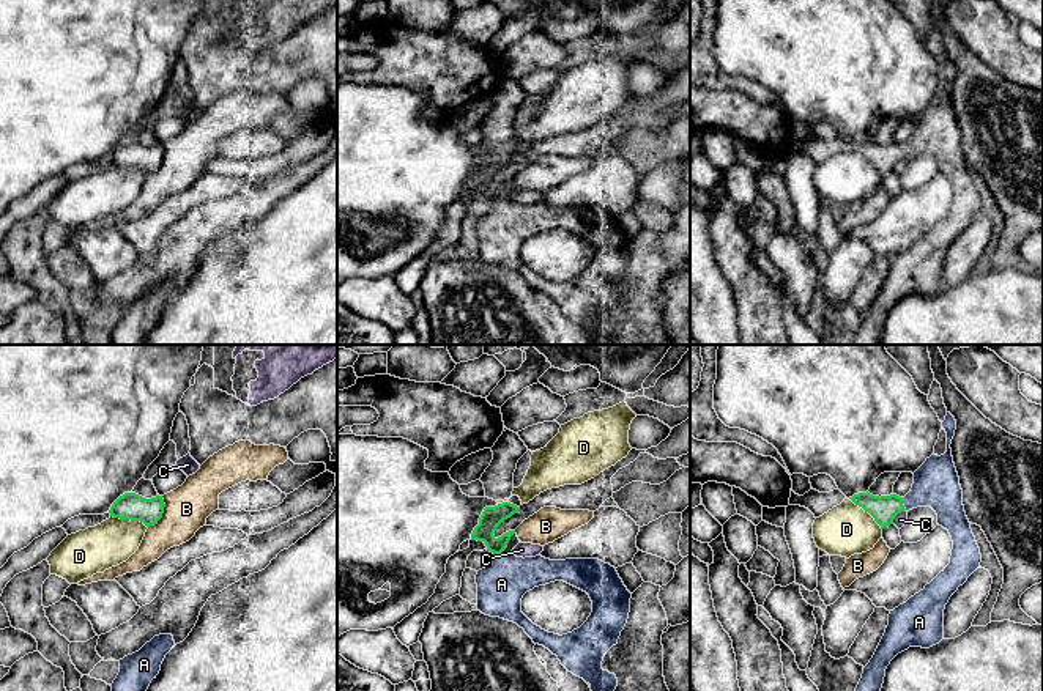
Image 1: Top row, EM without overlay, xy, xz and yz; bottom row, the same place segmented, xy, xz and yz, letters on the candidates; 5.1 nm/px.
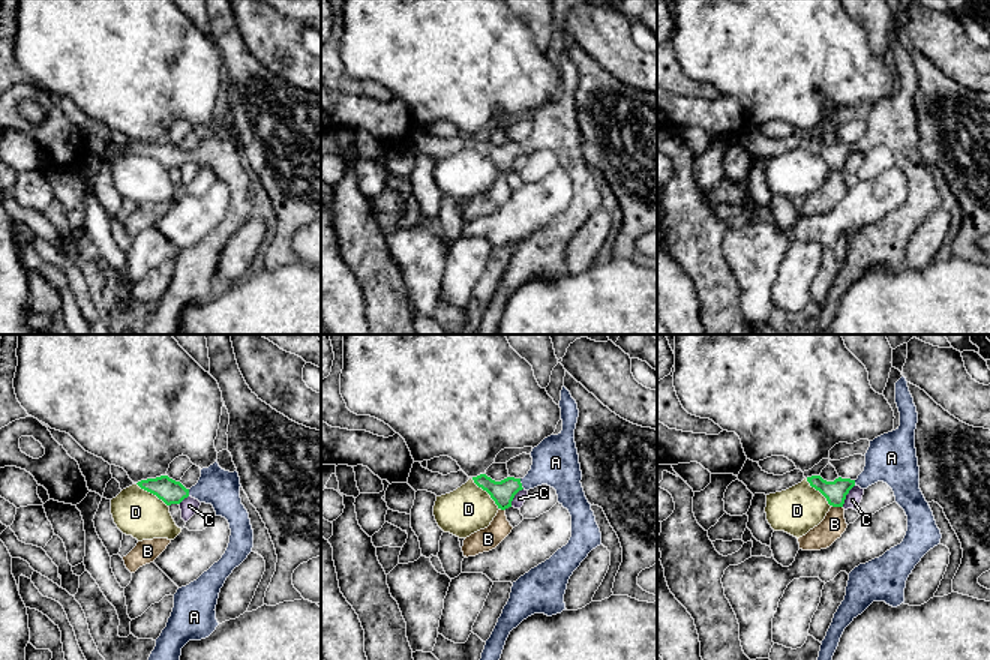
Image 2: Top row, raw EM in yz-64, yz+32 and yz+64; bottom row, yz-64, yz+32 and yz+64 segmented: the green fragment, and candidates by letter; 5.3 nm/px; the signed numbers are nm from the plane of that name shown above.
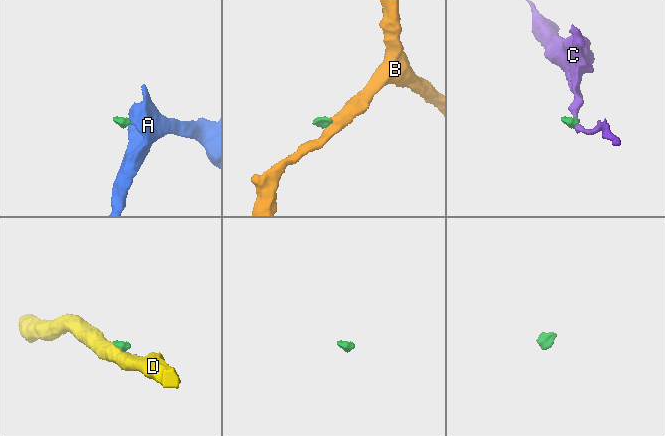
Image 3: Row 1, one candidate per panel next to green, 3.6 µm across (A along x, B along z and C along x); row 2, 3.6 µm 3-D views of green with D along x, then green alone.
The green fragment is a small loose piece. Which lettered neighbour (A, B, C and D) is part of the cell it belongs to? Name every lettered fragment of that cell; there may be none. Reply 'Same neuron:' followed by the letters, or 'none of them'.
Same neuron: A

